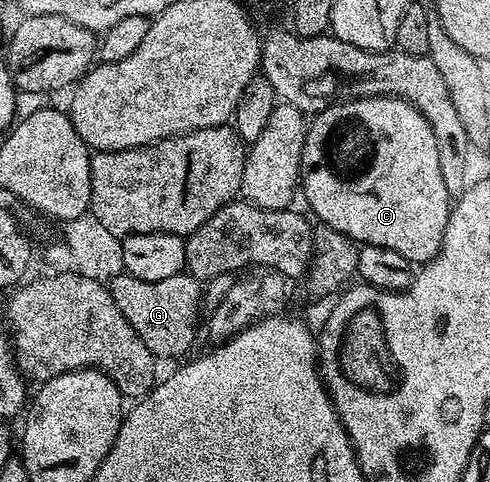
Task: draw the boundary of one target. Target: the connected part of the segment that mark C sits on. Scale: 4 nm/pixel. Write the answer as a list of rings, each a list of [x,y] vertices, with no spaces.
[[[370,92],[367,98],[350,98],[347,102],[338,102],[339,100],[331,101],[329,106],[325,106],[323,110],[318,111],[309,119],[306,128],[306,139],[304,140],[304,152],[302,153],[302,173],[300,175],[300,190],[301,193],[306,193],[306,202],[310,205],[309,213],[313,215],[321,225],[328,228],[335,229],[336,232],[342,233],[344,236],[351,239],[351,241],[357,244],[365,244],[367,246],[379,246],[380,248],[392,248],[392,252],[400,252],[400,256],[404,256],[411,262],[411,264],[425,264],[434,258],[438,254],[438,249],[442,247],[442,237],[446,231],[446,225],[450,219],[450,211],[452,209],[452,197],[448,192],[448,188],[444,184],[444,172],[442,171],[442,152],[438,148],[438,138],[434,135],[434,127],[430,125],[429,118],[418,109],[412,102],[407,102],[405,98],[401,96],[391,96],[386,92]]]

